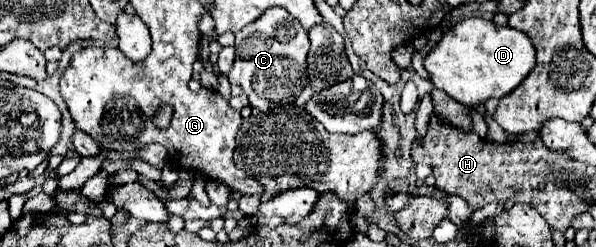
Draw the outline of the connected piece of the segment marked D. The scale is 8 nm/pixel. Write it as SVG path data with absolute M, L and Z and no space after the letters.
M469 17L443 33L443 39L425 57L427 79L463 105L479 105L487 99L501 99L511 93L533 69L535 49L529 37L511 27L497 27L493 21Z

